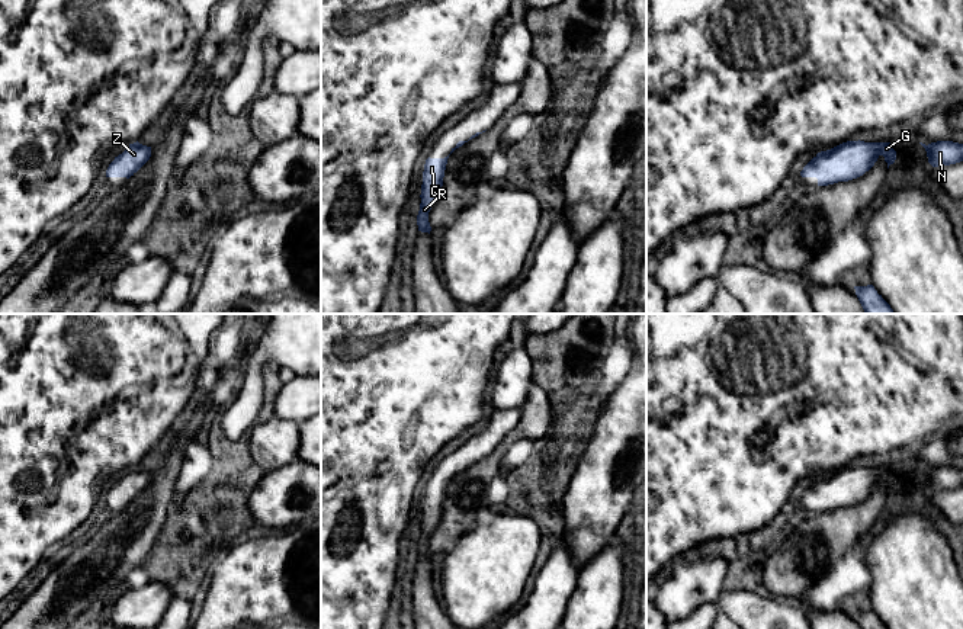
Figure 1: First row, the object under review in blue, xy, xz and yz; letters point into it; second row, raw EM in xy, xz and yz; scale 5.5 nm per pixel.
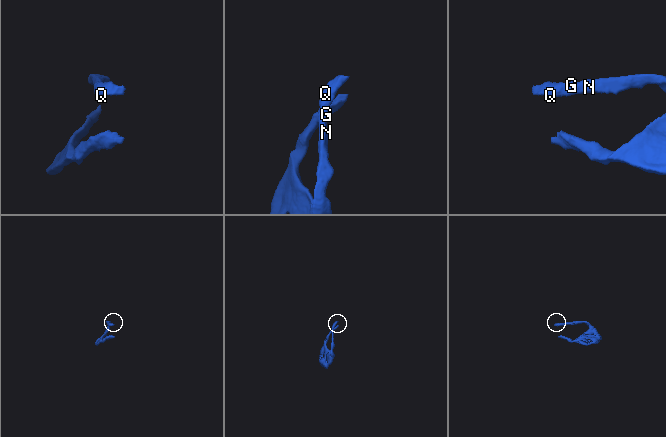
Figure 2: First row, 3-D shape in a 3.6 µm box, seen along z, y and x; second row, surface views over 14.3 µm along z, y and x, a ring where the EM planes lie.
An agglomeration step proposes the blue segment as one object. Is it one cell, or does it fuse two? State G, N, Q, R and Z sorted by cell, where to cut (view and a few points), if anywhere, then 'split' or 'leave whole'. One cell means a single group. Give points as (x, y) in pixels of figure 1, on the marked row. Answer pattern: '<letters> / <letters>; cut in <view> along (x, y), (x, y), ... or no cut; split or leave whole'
G N Q R Z; no cut; leave whole

